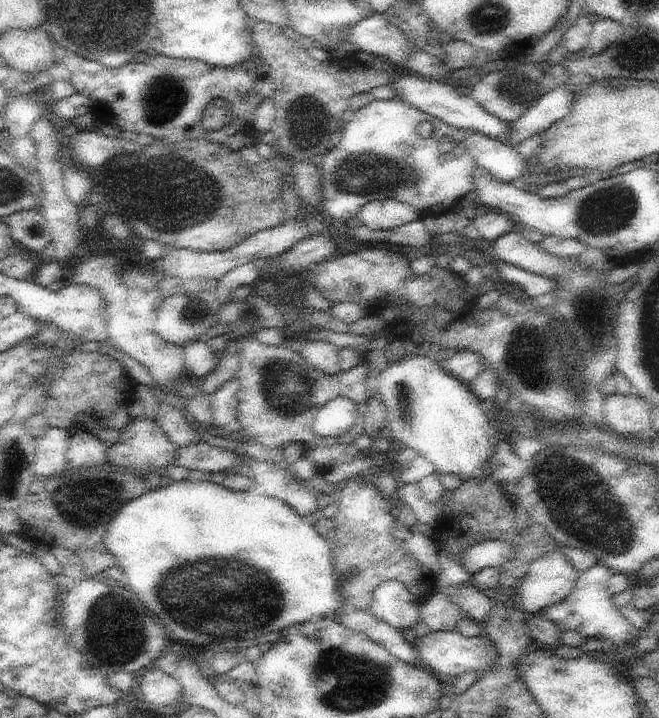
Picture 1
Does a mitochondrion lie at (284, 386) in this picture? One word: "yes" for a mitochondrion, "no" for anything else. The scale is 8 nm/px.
yes

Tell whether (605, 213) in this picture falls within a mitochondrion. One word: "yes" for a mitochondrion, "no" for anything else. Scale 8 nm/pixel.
yes

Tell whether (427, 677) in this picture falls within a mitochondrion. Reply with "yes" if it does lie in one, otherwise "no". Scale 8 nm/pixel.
no

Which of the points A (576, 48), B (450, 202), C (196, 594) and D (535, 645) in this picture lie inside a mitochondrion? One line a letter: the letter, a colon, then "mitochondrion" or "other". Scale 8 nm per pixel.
A: other
B: other
C: mitochondrion
D: other

